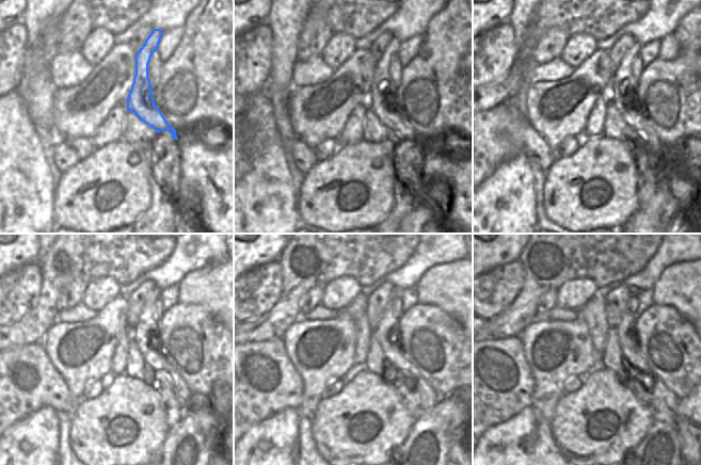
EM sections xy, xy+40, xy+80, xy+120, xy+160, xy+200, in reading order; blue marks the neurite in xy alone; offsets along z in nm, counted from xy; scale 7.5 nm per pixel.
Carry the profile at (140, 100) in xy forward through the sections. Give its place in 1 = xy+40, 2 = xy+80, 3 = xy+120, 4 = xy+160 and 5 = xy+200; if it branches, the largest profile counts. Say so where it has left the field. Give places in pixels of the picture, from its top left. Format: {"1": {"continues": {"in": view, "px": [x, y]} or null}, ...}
{"1": {"continues": {"in": "xy+40", "px": [380, 101]}}, "2": {"continues": {"in": "xy+80", "px": [651, 157]}}, "3": {"continues": {"in": "xy+120", "px": [175, 396]}}, "4": {"continues": {"in": "xy+160", "px": [419, 398]}}, "5": {"continues": {"in": "xy+200", "px": [664, 402]}}}

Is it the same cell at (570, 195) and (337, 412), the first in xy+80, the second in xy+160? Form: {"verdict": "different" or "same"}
{"verdict": "same"}

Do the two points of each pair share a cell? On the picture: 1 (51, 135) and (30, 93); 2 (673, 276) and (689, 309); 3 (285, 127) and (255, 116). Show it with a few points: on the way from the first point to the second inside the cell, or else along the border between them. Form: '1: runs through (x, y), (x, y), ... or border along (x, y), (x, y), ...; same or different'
1: runs through (44, 125), (40, 112), (40, 103); same
2: runs through (682, 285), (686, 289), (686, 301); same
3: border along (269, 99), (282, 148); different

